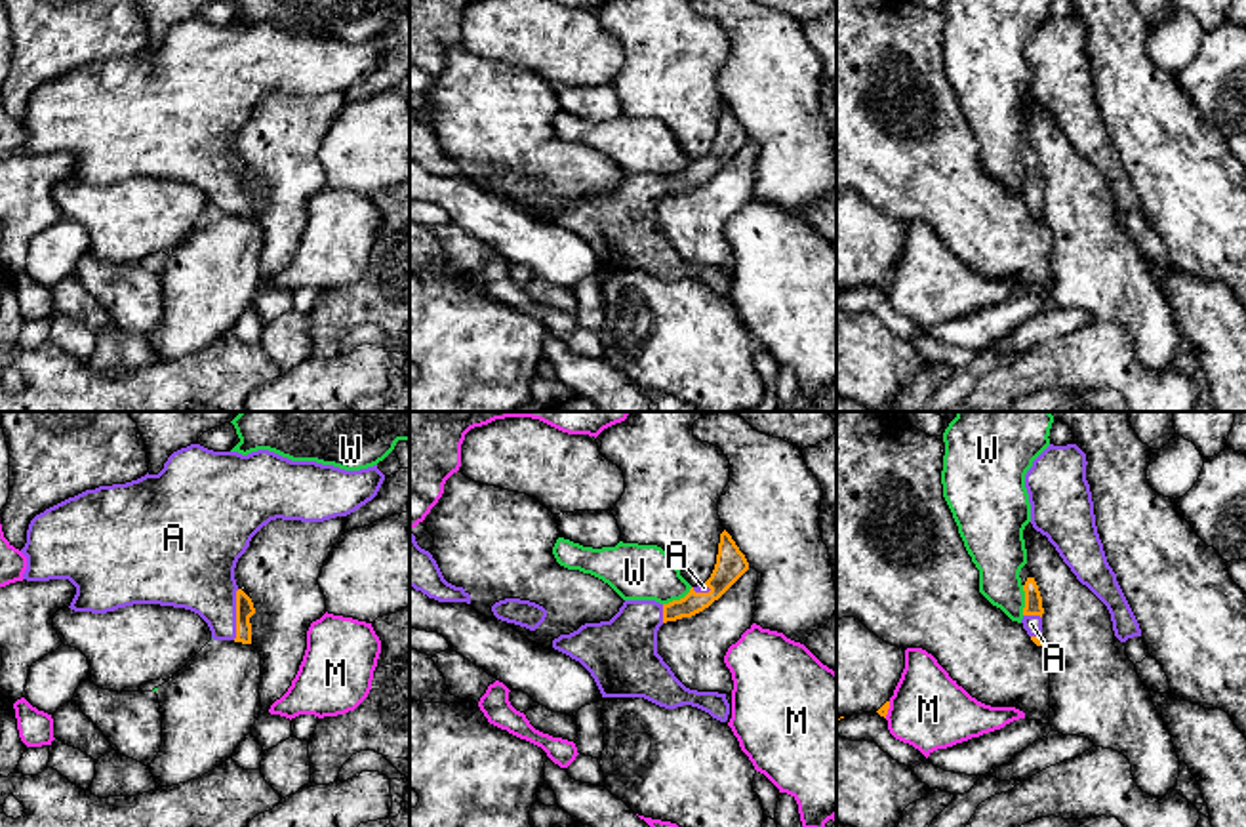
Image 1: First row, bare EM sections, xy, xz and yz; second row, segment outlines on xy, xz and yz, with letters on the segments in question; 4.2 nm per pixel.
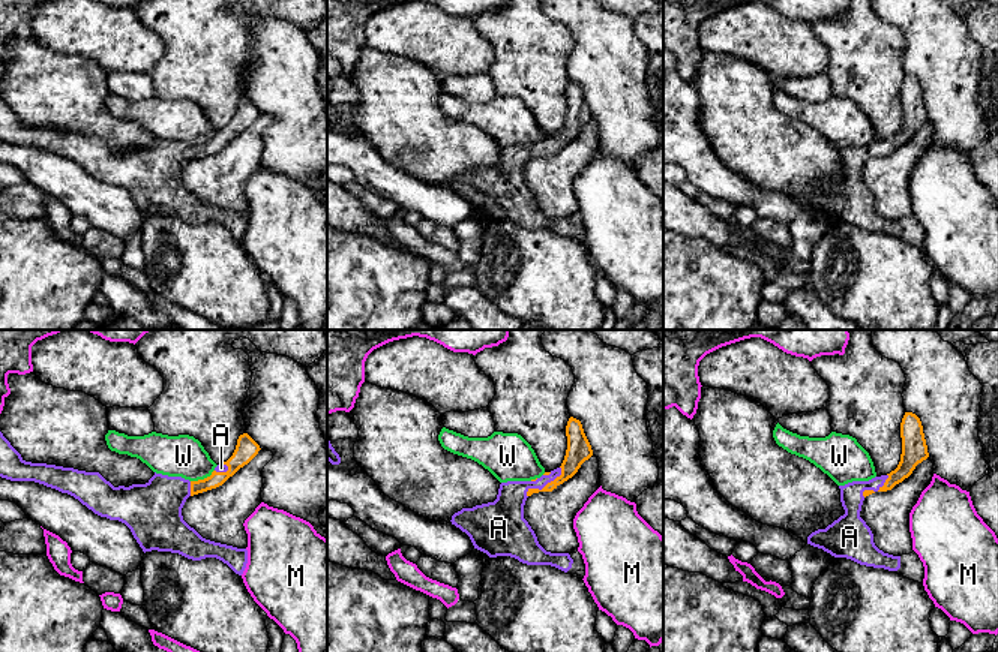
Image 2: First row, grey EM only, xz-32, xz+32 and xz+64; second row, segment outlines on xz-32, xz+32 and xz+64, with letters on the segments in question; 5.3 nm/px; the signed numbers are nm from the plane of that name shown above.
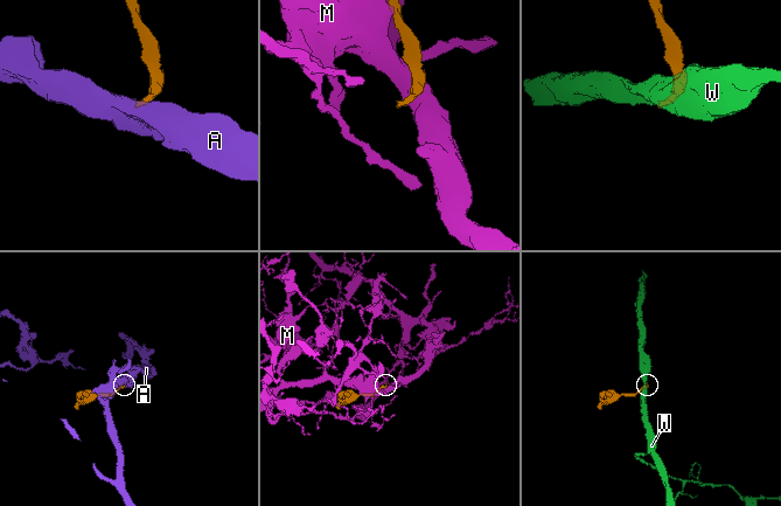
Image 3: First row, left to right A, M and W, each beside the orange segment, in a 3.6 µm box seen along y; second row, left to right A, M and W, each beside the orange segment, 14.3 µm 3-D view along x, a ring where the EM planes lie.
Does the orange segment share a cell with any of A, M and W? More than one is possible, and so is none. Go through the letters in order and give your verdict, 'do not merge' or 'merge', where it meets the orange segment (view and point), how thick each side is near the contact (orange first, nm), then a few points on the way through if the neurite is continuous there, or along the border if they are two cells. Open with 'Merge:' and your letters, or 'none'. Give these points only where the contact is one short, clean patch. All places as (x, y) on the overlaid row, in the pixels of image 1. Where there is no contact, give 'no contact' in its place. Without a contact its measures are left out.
Merge: A
A: merge; meets orange in xy at (237, 614); 80 nm thick on the orange side, 320 nm on the other; runs through xy (244, 606), (237, 614), (197, 570)
M: do not merge; meets orange in yz at (888, 707); 50 nm thick on the orange side, 320 nm on the other
W: do not merge; meets orange in xz at (677, 601); 110 nm thick on the orange side, 240 nm on the other; border along xz (692, 587), (683, 597), (663, 605)

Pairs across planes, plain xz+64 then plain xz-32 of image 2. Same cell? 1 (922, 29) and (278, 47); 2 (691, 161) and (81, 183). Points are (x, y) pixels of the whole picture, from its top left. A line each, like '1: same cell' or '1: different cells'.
1: same cell
2: same cell

